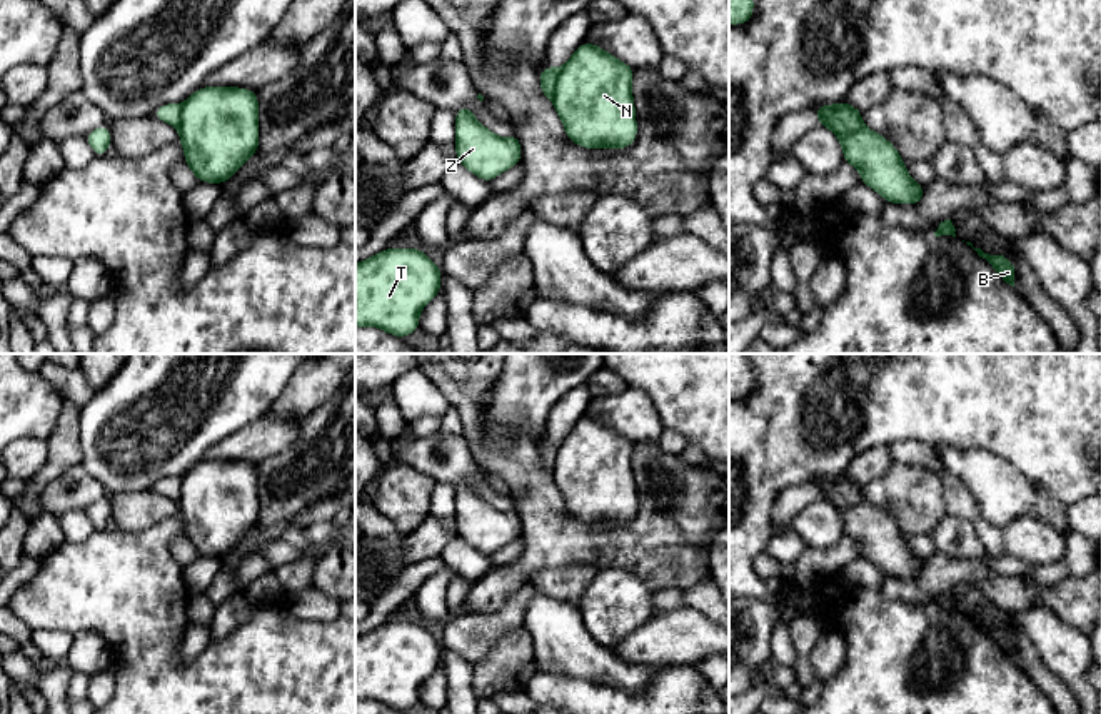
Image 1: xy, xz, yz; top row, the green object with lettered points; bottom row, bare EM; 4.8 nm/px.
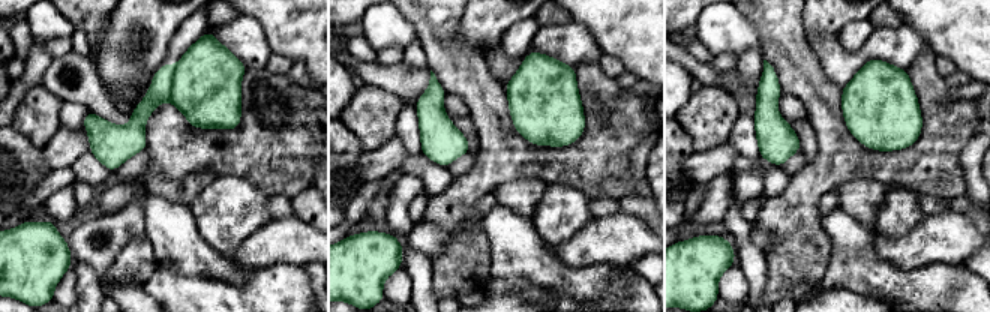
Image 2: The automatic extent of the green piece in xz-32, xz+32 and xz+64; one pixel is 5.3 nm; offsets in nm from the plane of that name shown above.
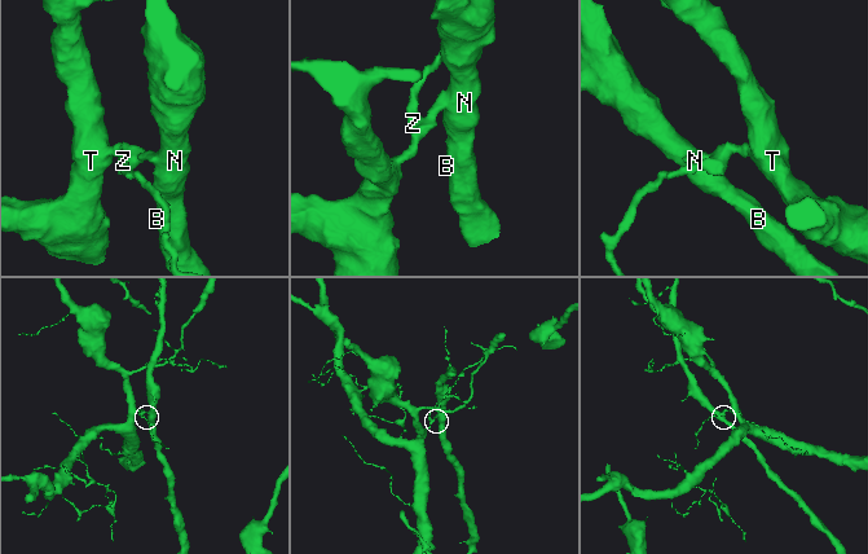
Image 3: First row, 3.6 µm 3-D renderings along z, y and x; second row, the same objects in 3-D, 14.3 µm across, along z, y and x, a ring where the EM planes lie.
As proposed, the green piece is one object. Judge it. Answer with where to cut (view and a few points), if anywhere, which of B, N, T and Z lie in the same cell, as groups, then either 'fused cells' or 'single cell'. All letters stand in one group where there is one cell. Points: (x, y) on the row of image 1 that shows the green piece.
xz (559, 70), (551, 99) | B N / T Z | fused cells

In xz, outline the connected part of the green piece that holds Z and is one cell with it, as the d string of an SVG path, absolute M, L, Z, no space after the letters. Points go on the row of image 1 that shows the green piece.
M460 107L454 113L457 163L487 184L520 163L517 132L509 138L495 135L474 117L472 107Z

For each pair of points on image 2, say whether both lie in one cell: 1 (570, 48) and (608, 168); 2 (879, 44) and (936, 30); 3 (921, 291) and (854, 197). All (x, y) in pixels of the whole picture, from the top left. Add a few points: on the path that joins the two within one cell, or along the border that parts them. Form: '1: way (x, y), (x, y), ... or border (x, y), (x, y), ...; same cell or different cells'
1: border (597, 60), (584, 60), (575, 66); different cells
2: border (903, 23), (930, 48); different cells
3: border (842, 207), (873, 231); different cells

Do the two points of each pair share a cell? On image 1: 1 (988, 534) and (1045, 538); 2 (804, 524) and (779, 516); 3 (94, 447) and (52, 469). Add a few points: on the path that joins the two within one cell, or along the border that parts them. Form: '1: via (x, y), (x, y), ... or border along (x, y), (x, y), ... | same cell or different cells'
1: border along (1001, 529), (1006, 553) | different cells
2: border along (818, 497), (786, 527), (773, 531) | different cells
3: border along (80, 416), (79, 462) | different cells

